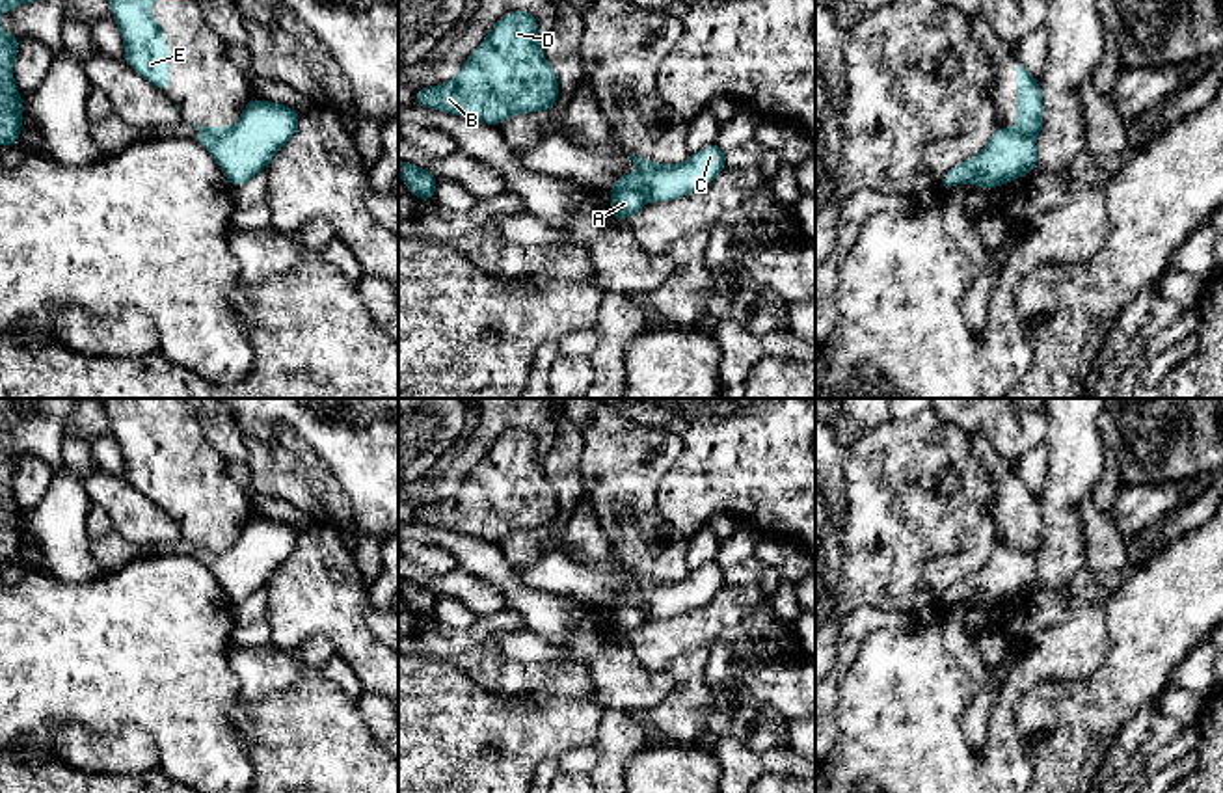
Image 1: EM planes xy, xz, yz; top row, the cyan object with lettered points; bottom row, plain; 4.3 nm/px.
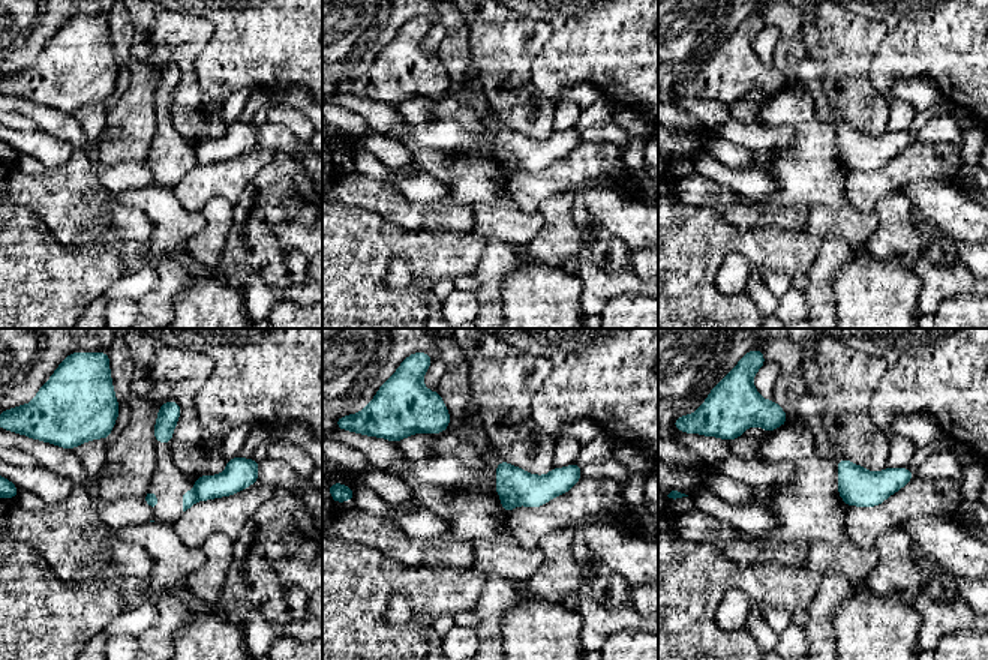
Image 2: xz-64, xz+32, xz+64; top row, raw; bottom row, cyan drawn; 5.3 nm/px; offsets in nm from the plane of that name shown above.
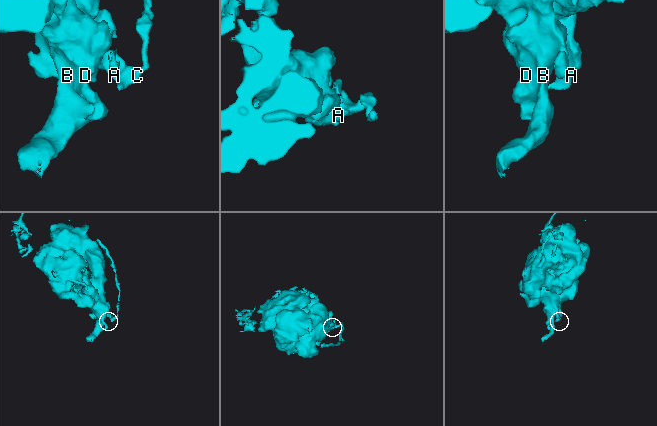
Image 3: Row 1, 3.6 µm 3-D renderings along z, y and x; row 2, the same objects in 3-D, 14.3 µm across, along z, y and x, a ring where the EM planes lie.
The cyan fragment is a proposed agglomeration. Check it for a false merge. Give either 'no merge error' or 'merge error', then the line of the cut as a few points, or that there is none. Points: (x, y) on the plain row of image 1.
merge error; cut in xy along (233, 544), (220, 551), (200, 550)

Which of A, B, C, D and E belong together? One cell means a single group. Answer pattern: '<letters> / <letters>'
A B D E / C

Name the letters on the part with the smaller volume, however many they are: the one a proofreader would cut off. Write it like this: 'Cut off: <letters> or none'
Cut off: C

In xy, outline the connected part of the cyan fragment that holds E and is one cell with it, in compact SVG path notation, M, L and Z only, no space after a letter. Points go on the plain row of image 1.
M106 398L104 410L125 462L125 478L141 495L168 508L168 467L162 443L151 437L153 415L199 413L203 398Z

